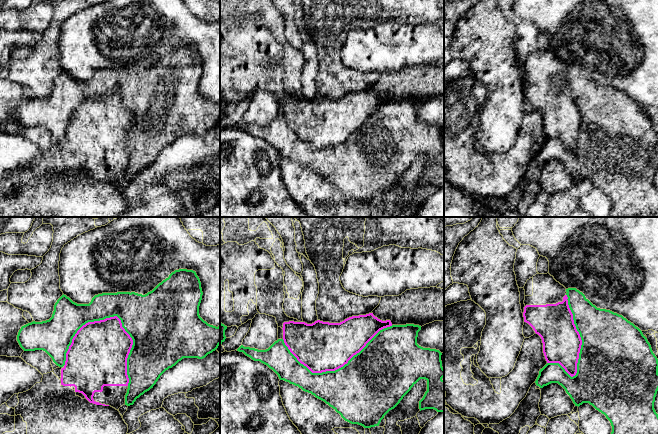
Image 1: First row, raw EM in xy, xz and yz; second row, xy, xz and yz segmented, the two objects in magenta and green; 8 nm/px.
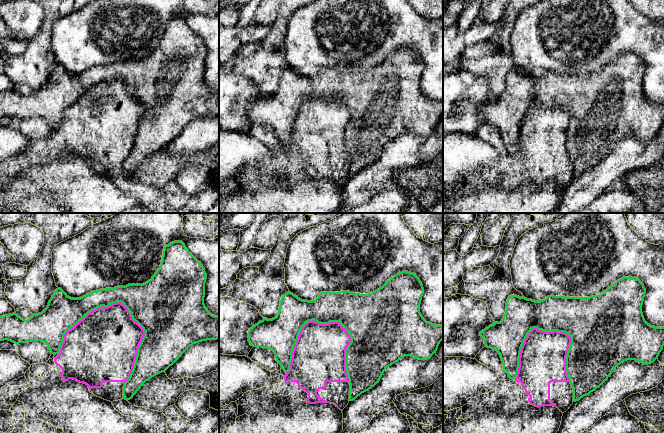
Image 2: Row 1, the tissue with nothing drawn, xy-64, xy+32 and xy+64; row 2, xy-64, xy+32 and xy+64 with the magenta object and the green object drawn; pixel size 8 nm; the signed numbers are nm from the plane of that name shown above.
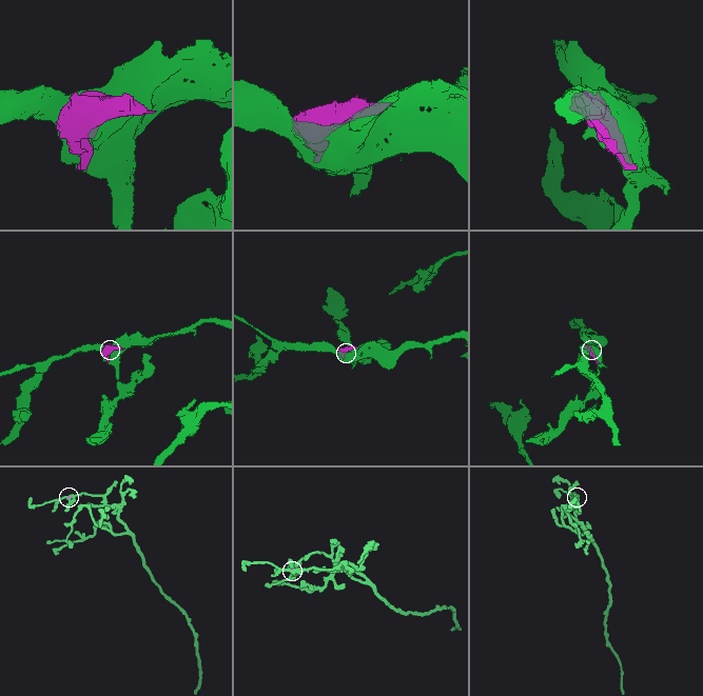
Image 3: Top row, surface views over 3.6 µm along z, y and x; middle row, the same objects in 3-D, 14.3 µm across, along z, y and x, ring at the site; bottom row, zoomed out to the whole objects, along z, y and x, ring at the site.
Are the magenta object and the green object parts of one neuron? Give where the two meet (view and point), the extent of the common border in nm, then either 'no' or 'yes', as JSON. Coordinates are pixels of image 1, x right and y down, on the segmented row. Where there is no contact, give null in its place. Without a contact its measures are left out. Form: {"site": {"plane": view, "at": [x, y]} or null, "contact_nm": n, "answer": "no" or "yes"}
{"site": {"plane": "xy", "at": [128, 334]}, "contact_nm": 600, "answer": "no"}

